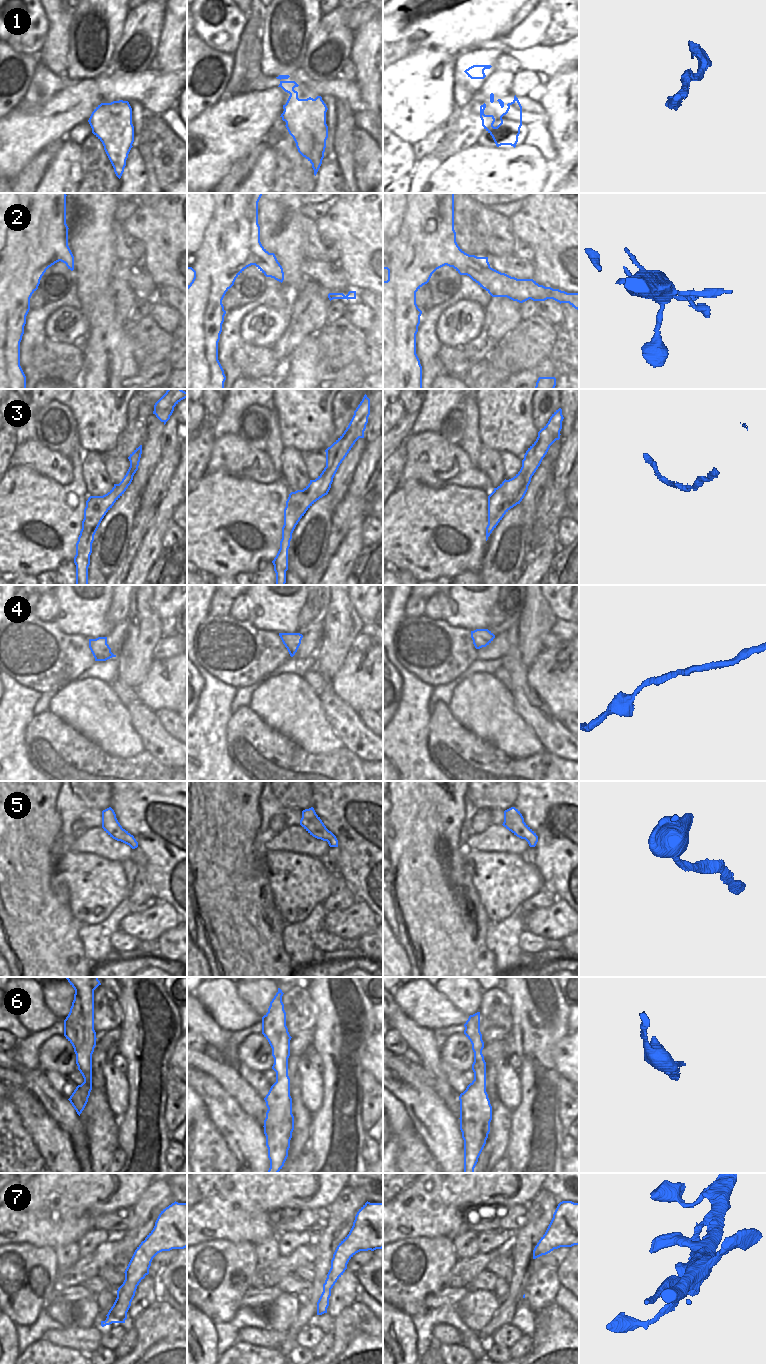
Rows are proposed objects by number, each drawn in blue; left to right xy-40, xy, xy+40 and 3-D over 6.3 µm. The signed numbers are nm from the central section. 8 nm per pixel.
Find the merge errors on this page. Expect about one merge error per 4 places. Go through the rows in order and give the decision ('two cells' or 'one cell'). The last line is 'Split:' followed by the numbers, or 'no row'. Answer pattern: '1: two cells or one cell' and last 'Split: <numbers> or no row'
1: one cell
2: two cells
3: one cell
4: one cell
5: one cell
6: one cell
7: two cells
Split: 2, 7

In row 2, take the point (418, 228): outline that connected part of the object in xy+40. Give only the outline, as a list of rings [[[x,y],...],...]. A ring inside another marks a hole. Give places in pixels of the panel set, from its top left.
[[[383,193],[383,269],[388,270],[388,280],[383,281],[383,389],[422,389],[422,366],[416,354],[416,334],[422,311],[416,304],[416,292],[427,284],[432,274],[443,266],[453,267],[460,275],[470,276],[481,267],[490,267],[488,257],[465,253],[456,242],[454,230],[454,193]]]

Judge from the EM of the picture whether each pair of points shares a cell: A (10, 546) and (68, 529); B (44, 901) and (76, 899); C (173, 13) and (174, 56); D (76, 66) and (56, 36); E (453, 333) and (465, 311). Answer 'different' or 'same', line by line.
A: same
B: different
C: same
D: different
E: same

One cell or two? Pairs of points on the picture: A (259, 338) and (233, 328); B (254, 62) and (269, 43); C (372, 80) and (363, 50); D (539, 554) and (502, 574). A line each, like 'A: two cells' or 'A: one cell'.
A: two cells
B: two cells
C: one cell
D: two cells

